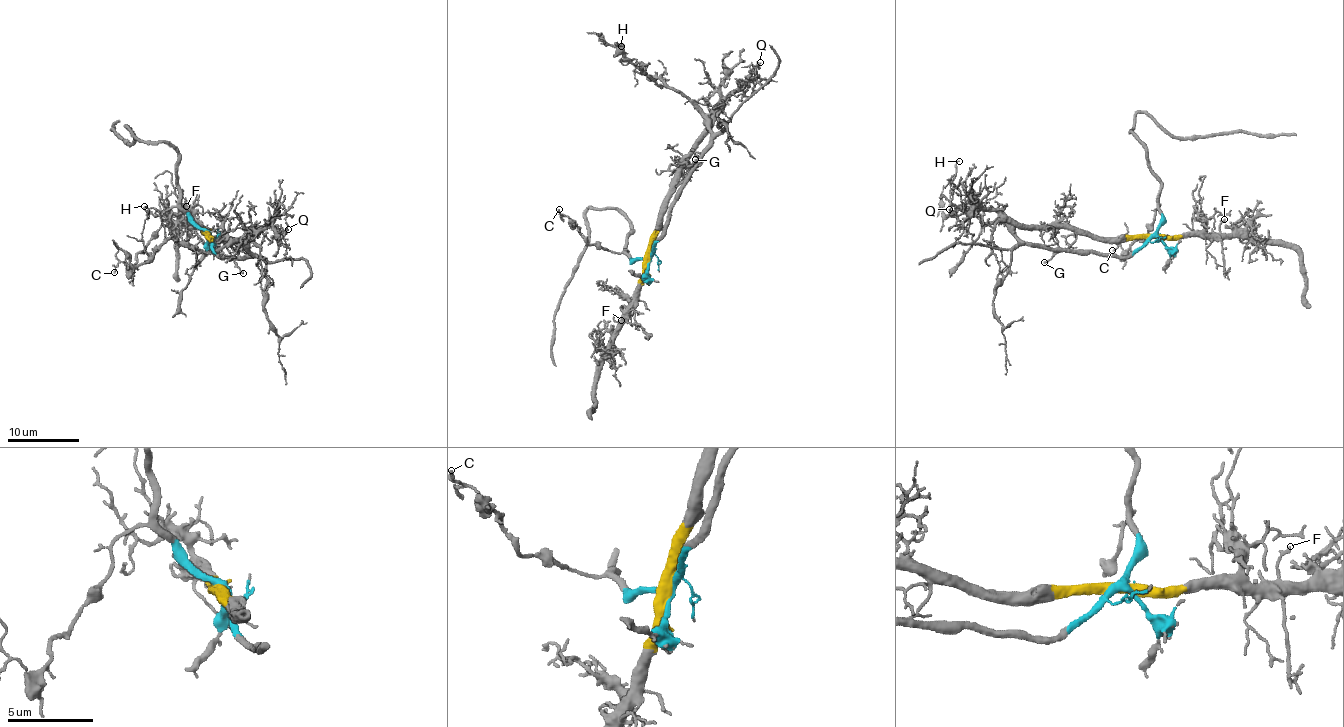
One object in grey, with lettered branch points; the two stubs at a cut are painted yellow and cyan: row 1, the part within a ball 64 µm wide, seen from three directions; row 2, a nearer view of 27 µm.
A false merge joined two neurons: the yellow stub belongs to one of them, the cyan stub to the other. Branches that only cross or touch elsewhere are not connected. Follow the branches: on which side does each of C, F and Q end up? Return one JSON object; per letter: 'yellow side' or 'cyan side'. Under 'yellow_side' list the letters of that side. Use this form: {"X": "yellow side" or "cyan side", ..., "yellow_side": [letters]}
{"C": "cyan side", "F": "yellow side", "Q": "yellow side", "yellow_side": ["F", "Q"]}

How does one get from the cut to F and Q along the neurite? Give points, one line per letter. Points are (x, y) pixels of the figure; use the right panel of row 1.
F: (1154, 235), (1217, 234), (1225, 219)
Q: (1154, 235), (1101, 238), (1071, 227), (1026, 229), (985, 207), (972, 208), (958, 215), (949, 209)

